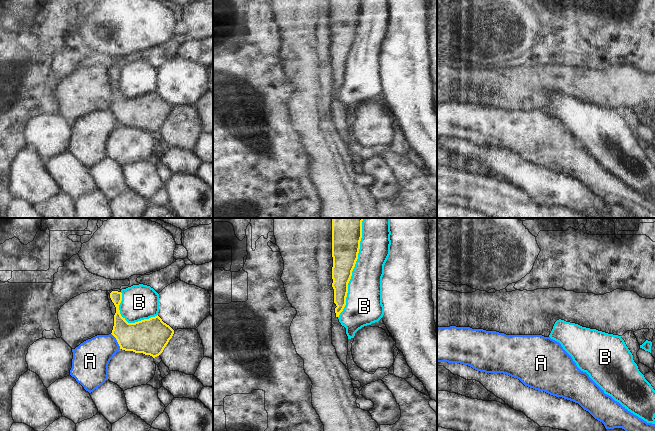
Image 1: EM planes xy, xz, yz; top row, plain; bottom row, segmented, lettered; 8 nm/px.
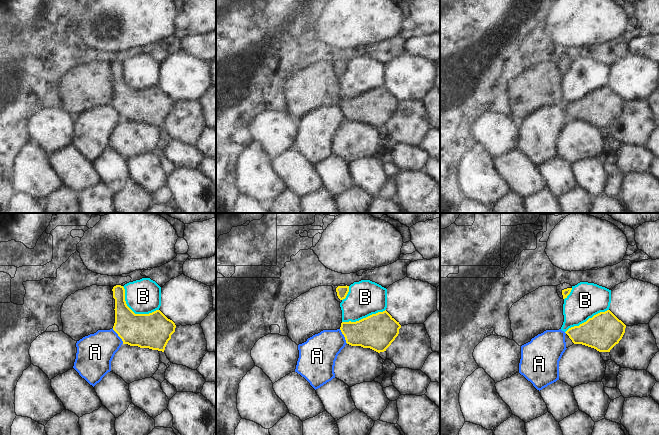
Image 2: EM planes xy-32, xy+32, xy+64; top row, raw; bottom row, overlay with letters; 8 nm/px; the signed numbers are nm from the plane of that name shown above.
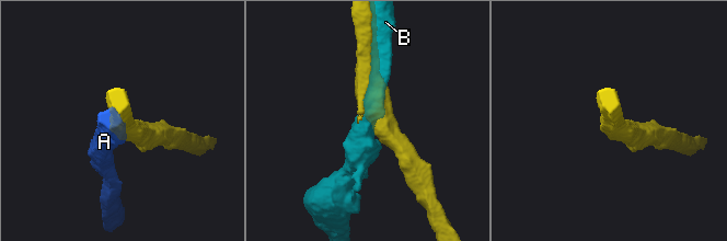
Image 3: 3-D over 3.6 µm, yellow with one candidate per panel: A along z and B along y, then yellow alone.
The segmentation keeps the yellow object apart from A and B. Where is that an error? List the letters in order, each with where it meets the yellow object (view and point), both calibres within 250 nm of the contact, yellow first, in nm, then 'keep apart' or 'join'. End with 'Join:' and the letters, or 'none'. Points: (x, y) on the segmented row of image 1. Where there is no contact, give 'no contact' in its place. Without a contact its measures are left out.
A: meets yellow in xy at (117, 341); 280 nm thick on the yellow side, 280 nm on the other; keep apart
B: meets yellow in xz at (353, 268); 220 nm thick on the yellow side, 280 nm on the other; keep apart
Join: none

